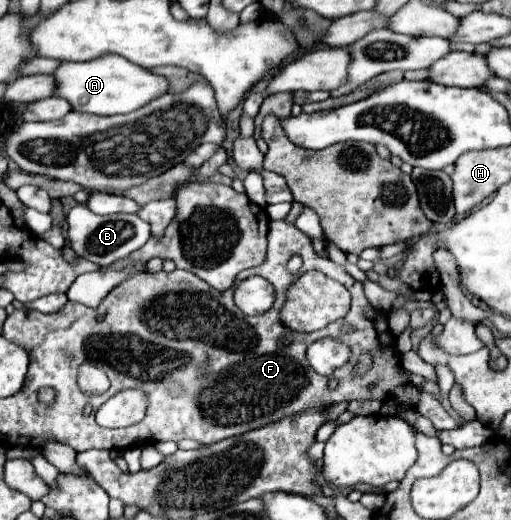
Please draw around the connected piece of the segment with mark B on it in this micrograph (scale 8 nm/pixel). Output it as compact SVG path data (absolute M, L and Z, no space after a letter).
M84 204L74 206L68 216L68 240L72 250L80 256L86 258L98 266L110 266L112 262L126 258L134 250L142 248L146 240L150 238L150 226L140 220L136 214L110 214L110 216L98 216L90 212Z

